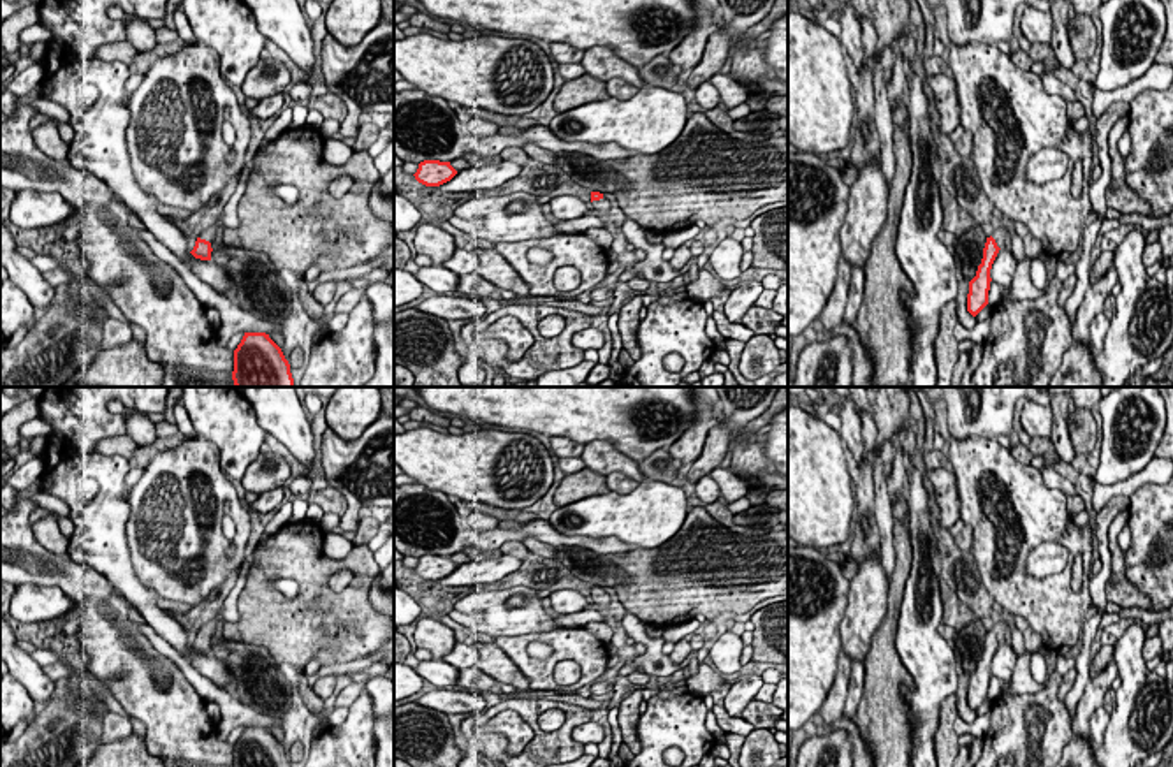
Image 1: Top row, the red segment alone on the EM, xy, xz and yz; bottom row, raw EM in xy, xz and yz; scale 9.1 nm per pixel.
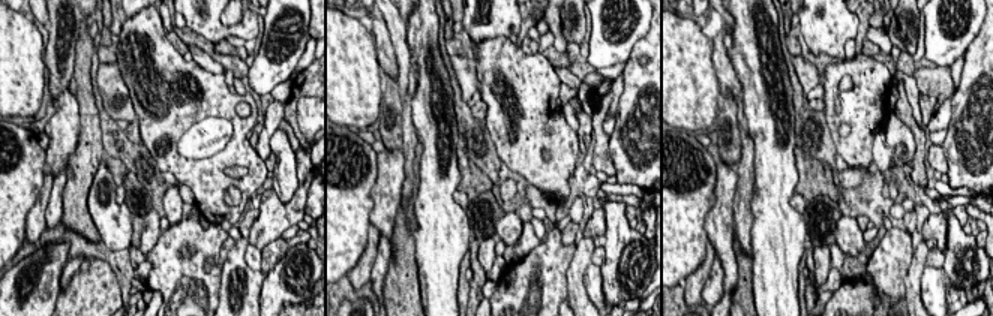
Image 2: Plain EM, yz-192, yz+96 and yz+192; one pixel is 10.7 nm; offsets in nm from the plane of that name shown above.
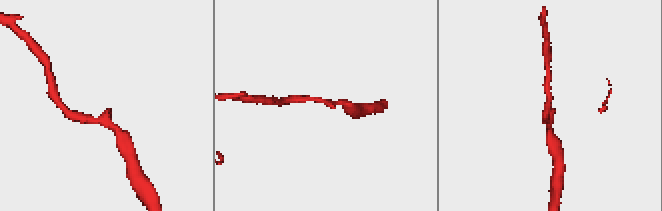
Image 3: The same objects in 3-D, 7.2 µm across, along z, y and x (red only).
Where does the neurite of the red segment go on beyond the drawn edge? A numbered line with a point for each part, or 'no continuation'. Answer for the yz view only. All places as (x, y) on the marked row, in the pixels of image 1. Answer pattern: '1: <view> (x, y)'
1: yz (1001, 234)

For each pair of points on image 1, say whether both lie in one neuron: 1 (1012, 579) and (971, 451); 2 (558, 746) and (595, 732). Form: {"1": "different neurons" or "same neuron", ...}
{"1": "same neuron", "2": "different neurons"}

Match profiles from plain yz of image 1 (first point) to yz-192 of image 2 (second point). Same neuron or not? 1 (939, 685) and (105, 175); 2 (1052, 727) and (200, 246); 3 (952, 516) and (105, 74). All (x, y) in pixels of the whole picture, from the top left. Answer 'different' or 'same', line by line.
1: same
2: same
3: same

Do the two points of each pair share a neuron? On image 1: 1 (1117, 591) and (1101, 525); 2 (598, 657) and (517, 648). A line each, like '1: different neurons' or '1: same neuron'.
1: different neurons
2: same neuron

